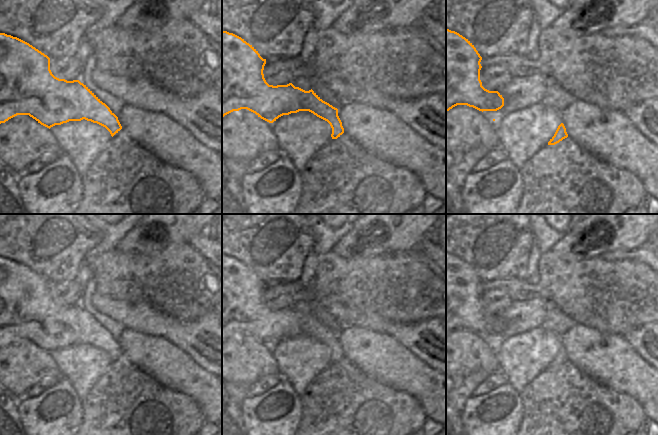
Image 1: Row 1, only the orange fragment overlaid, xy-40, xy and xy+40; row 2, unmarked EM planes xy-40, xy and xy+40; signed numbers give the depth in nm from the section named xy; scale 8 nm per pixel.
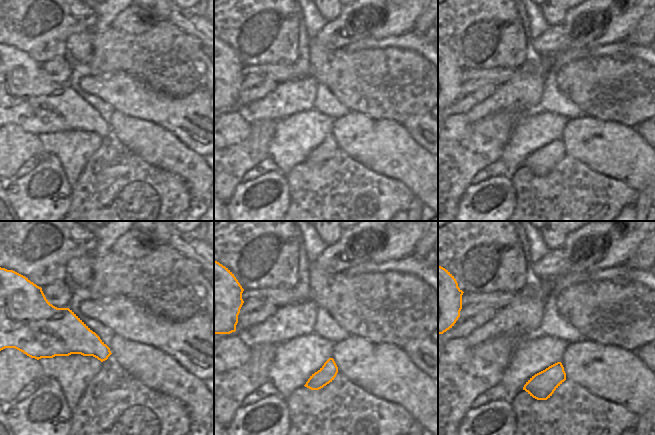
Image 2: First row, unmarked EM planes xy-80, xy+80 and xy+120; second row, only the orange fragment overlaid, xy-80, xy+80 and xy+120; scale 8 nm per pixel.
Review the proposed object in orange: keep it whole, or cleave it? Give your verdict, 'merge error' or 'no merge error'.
no merge error

